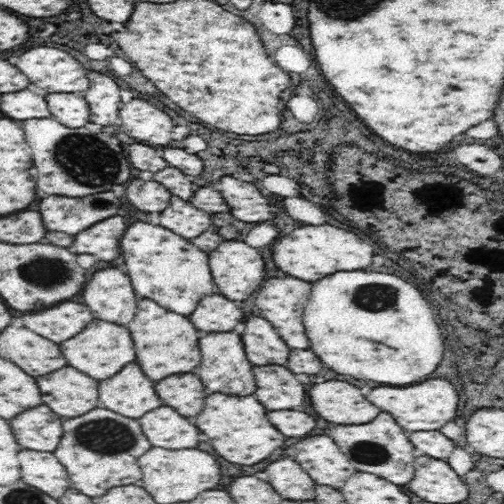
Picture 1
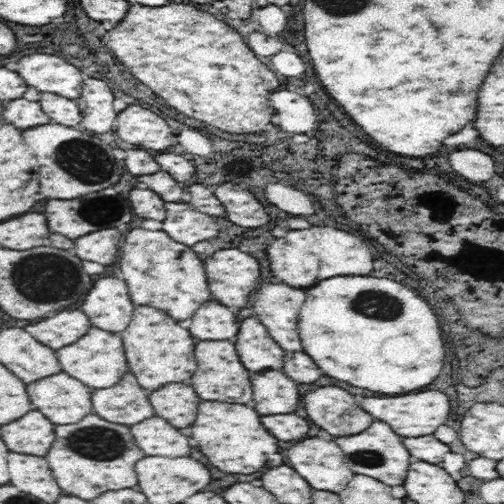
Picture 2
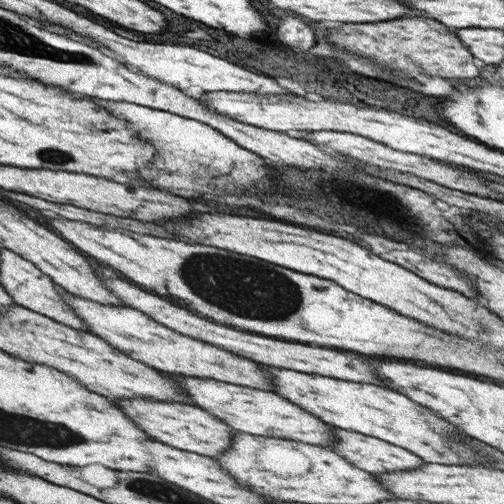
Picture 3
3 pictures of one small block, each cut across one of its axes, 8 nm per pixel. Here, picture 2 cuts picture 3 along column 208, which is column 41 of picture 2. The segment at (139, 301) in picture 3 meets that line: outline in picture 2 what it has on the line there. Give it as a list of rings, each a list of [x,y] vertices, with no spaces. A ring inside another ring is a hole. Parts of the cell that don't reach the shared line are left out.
[[[62,310],[52,314],[52,318],[48,316],[44,320],[32,322],[30,326],[24,326],[24,330],[34,336],[34,340],[50,346],[52,350],[78,342],[84,334],[88,334],[90,328],[92,322],[82,310]]]

